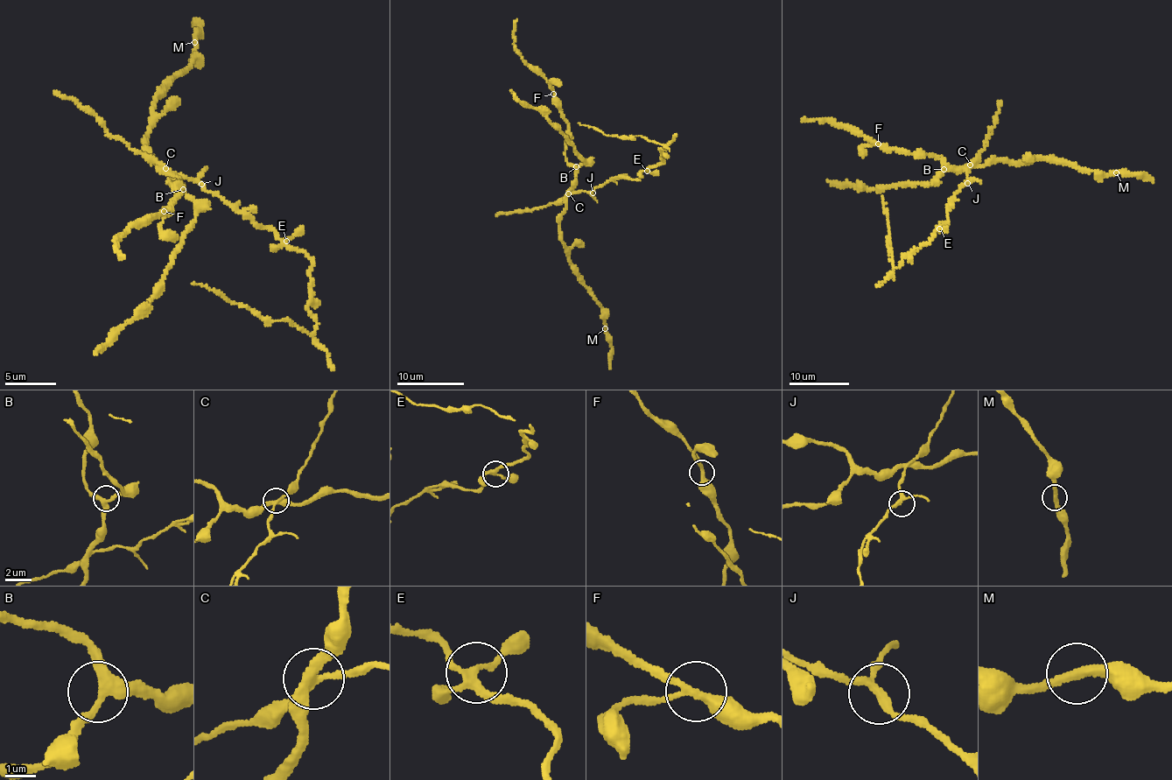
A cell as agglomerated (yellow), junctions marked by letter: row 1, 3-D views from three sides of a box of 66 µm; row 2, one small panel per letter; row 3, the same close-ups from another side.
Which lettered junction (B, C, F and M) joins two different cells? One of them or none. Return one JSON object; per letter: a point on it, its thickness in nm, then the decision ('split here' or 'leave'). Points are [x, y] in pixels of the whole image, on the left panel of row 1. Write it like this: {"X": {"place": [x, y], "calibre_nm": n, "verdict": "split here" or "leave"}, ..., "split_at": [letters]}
{"B": {"place": [183, 189], "calibre_nm": 320, "verdict": "leave"}, "C": {"place": [165, 168], "calibre_nm": 280, "verdict": "split here"}, "F": {"place": [164, 211], "calibre_nm": 280, "verdict": "leave"}, "M": {"place": [194, 42], "calibre_nm": 300, "verdict": "leave"}, "split_at": ["C"]}

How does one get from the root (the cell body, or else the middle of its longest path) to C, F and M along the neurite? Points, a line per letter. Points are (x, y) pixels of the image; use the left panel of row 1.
C: (199, 183), (196, 179), (178, 179), (165, 169)
F: (199, 183), (171, 174), (179, 186), (169, 184), (176, 185), (179, 197), (171, 205), (171, 214), (164, 211)
M: (199, 183), (158, 167), (144, 136), (155, 94), (163, 82), (189, 66), (196, 55), (194, 42)

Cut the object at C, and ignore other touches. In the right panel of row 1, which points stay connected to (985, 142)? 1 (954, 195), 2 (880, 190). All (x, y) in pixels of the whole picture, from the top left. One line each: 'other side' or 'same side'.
1: same side
2: other side

